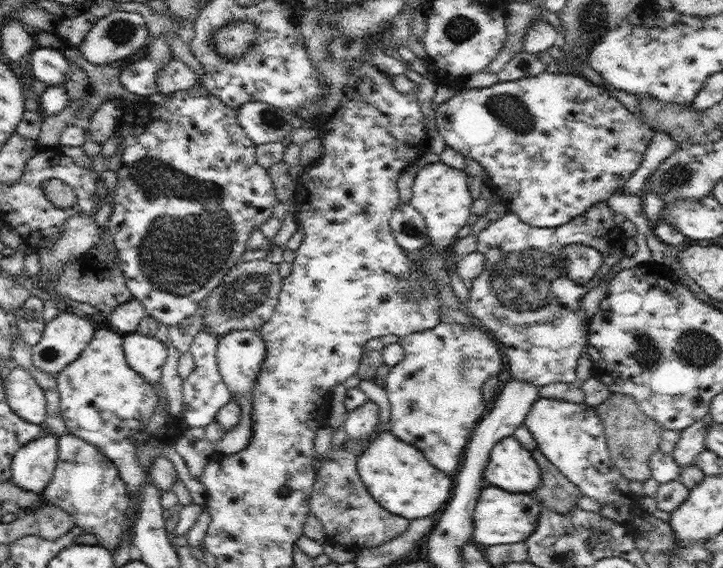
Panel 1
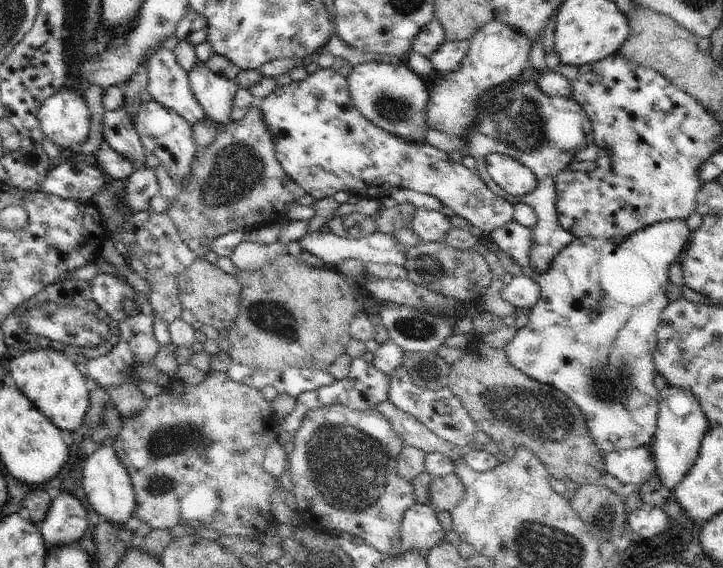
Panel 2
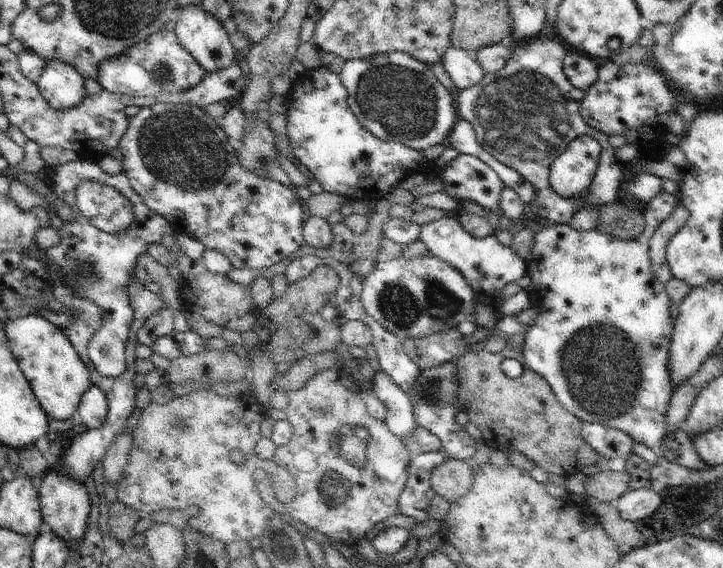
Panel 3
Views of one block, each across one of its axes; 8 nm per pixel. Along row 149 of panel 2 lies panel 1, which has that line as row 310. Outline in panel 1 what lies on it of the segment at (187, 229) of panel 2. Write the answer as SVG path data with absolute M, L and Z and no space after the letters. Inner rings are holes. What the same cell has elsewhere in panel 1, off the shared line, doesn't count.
M269 259L240 261L234 265L198 308L198 313L204 313L205 327L219 337L234 329L260 330L278 304L283 281L278 268L278 264Z

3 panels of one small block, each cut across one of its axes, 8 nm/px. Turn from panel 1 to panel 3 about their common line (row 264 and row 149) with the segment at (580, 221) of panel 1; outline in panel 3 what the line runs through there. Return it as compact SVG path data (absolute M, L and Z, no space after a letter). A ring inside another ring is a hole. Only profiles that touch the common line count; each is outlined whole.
M536 38L515 46L509 61L499 71L486 73L473 87L462 90L458 95L458 118L466 119L475 132L477 143L498 162L513 168L521 174L535 190L535 197L527 206L527 212L535 217L546 218L550 224L569 223L572 215L582 205L602 206L614 203L621 188L623 168L626 164L614 154L615 150L608 142L607 134L593 129L580 114L581 102L585 93L570 84L563 71L563 60L568 53L560 42L551 39ZM580 135L595 138L602 147L599 165L596 169L589 191L580 199L562 198L549 183L551 164L566 150L566 147Z

